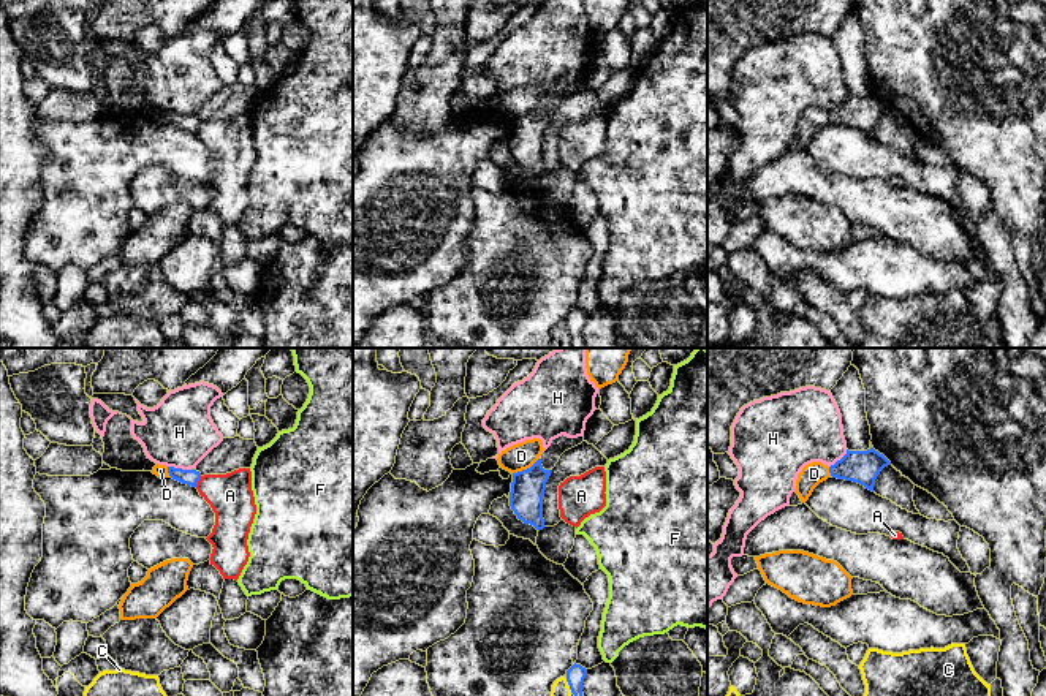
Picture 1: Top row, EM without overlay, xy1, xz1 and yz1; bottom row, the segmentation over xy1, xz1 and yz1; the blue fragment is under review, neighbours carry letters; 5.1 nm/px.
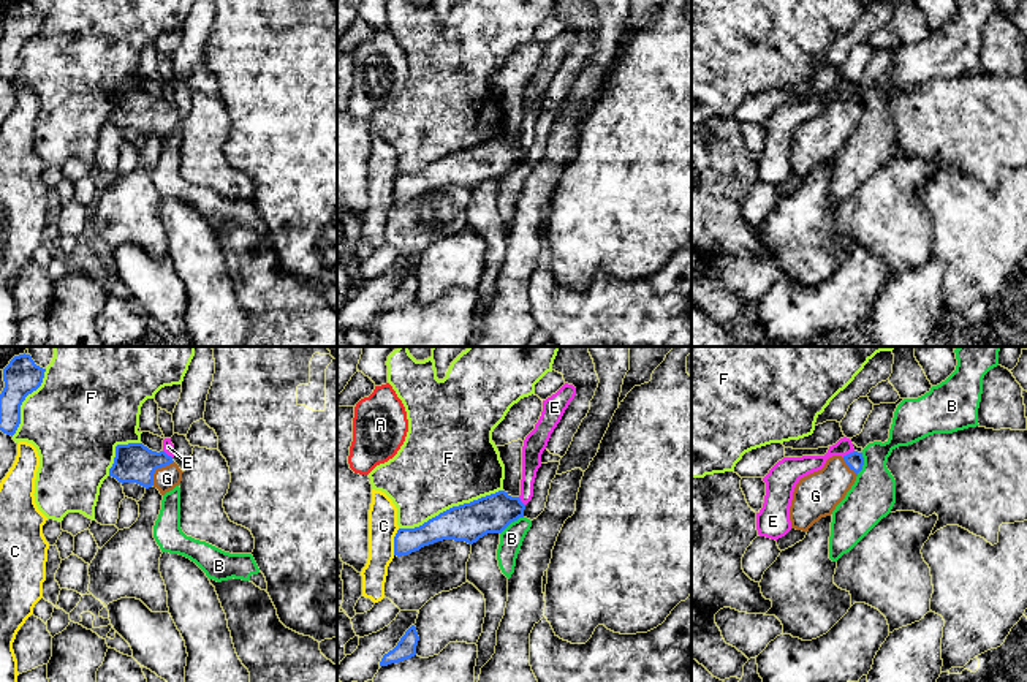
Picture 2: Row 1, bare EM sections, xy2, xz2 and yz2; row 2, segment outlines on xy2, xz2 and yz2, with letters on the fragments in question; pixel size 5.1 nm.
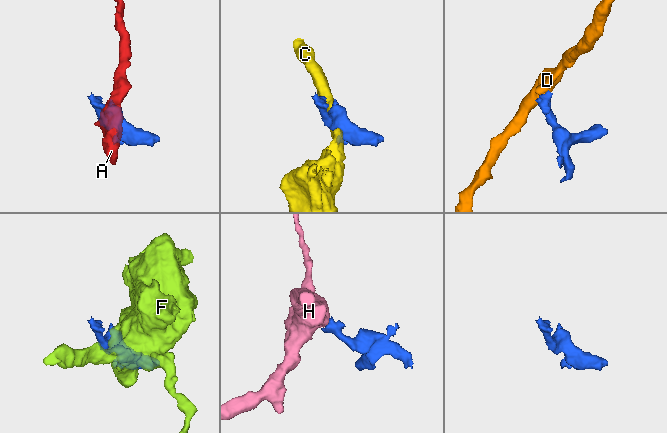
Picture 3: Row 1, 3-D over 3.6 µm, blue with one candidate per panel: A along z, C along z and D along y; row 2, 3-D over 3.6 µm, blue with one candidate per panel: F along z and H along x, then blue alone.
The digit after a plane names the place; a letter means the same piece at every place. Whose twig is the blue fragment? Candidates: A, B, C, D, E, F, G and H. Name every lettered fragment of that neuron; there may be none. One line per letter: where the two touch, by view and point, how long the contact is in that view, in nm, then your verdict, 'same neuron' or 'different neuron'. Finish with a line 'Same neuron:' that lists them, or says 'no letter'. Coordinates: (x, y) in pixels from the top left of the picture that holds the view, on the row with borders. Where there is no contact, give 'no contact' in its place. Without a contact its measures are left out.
A: xy1 (198, 480) | 70 nm | different neuron
B: xz2 (511, 521) | 150 nm | different neuron
C: xz2 (394, 541) | 140 nm | different neuron
D: xz1 (527, 469) | 160 nm | different neuron
E: yz2 (847, 454) | 70 nm | different neuron
F: xz2 (450, 508) | 550 nm | different neuron
G: xy2 (157, 467) | 170 nm | same neuron
H: xy1 (179, 469) | 110 nm | different neuron
Same neuron: G

